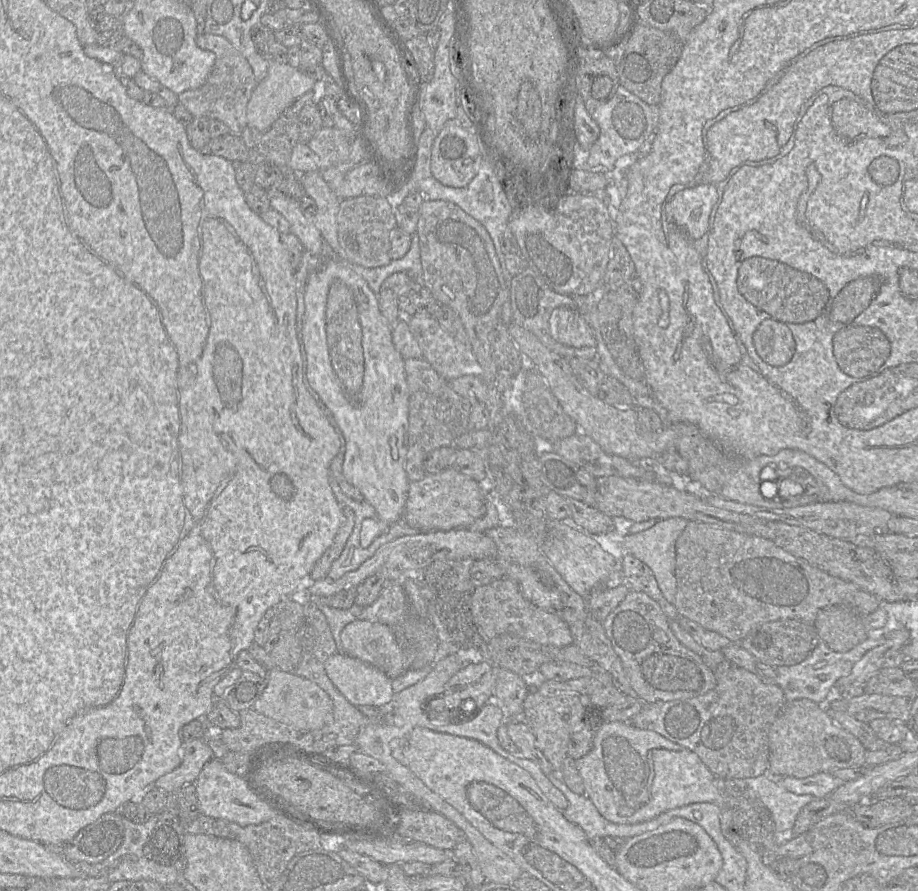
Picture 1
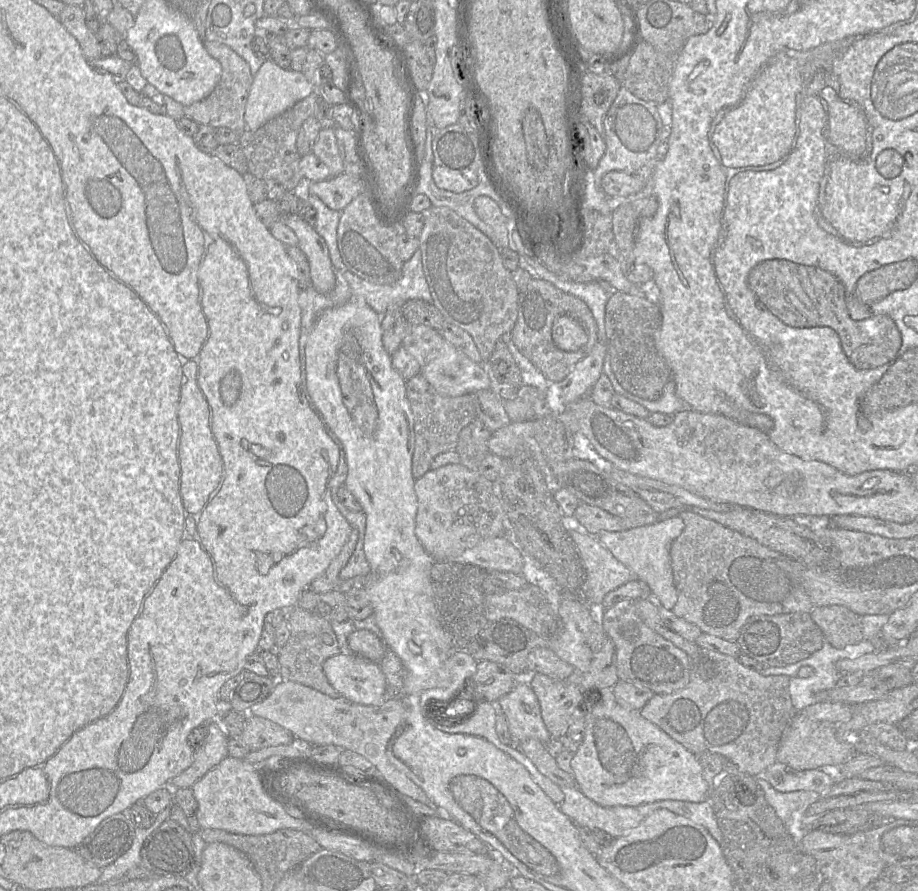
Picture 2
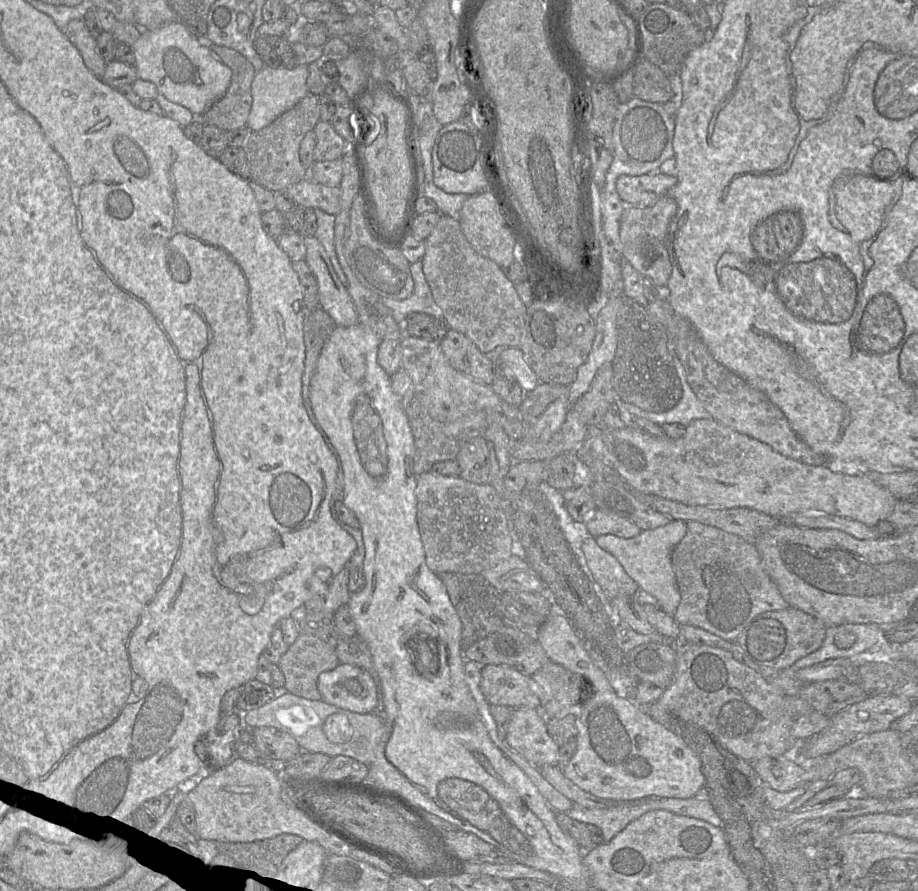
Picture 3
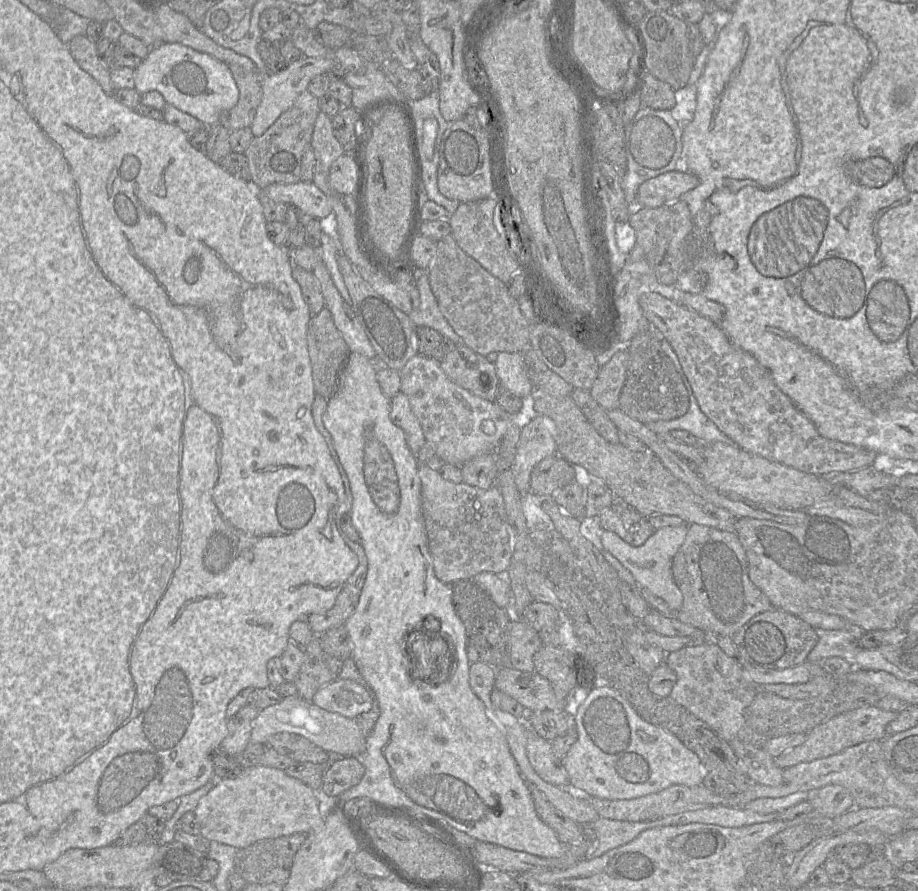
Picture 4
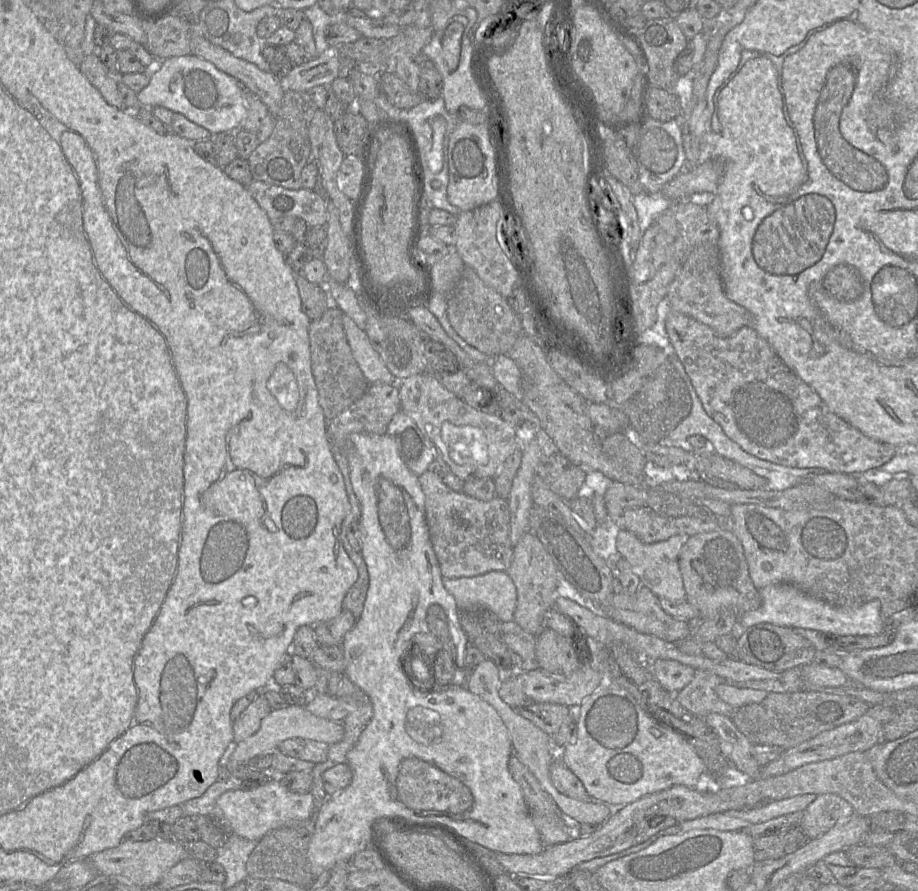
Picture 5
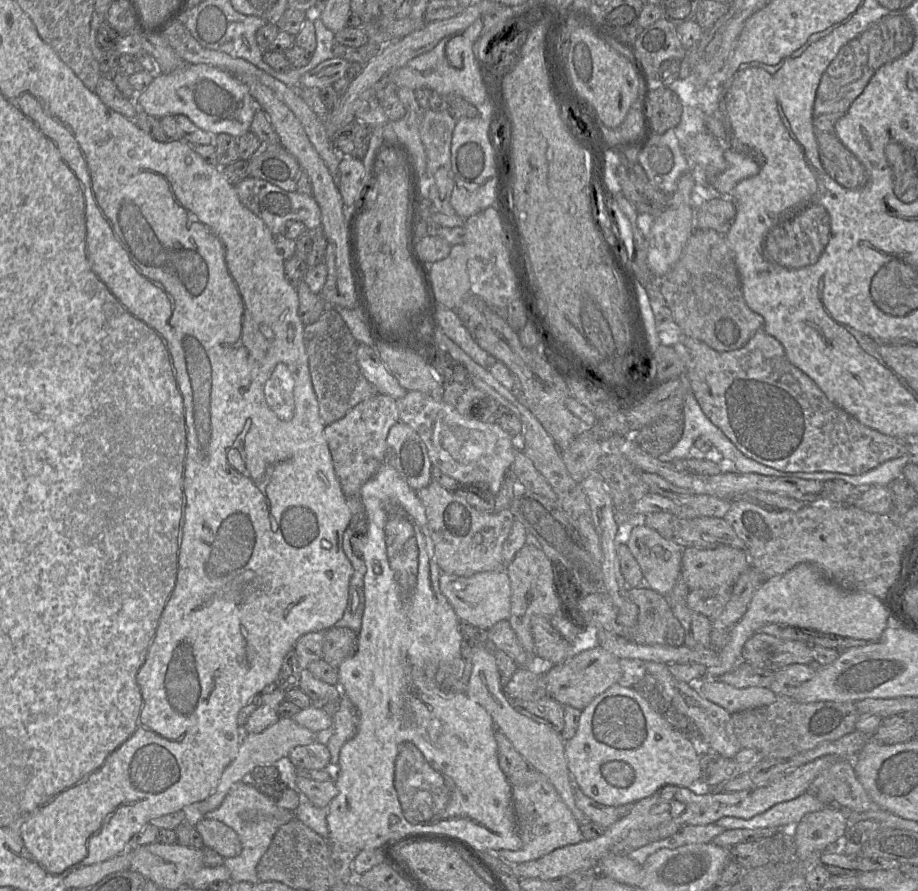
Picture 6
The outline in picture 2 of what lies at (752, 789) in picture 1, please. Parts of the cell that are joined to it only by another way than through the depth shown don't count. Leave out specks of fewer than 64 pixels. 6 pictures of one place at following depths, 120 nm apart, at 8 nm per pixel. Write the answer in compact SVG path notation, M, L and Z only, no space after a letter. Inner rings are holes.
M764 777L756 778L756 782L764 792L766 801L775 810L776 815L781 819L798 848L798 843L807 832L806 811L808 807L813 802L819 800L822 795L814 791L779 792Z

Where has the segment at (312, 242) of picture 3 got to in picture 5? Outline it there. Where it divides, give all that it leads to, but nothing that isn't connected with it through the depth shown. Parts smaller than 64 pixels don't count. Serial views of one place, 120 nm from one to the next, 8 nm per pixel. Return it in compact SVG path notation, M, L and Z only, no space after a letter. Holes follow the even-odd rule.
M343 313L342 322L352 355L366 380L369 383L397 384L397 379L391 374L371 345L366 332L359 329L345 313Z

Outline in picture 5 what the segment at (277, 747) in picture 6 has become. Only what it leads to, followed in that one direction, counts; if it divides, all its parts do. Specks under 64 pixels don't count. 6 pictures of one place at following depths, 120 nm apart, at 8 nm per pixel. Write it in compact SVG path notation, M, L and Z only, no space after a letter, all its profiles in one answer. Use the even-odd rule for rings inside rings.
M289 705L283 709L272 710L262 719L256 733L237 744L233 744L223 761L223 768L225 772L230 773L239 766L246 765L249 759L259 754L275 752L278 744L286 739L303 738L331 745L341 741L343 736L344 726L342 722L318 717L308 711L305 706Z

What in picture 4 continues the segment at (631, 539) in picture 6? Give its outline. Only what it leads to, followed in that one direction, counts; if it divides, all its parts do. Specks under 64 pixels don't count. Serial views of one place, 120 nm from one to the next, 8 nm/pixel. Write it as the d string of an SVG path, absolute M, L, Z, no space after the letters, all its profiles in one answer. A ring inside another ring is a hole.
M686 524L660 528L655 530L643 545L636 547L628 544L616 533L605 530L601 541L603 547L630 571L638 586L646 588L652 594L662 598L672 610L678 611L683 604L683 595L674 580L672 562L687 532Z

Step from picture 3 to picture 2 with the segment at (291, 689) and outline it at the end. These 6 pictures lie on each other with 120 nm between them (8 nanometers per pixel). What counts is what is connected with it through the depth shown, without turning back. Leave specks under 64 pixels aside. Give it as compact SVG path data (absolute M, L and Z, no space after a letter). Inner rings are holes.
M299 606L286 610L286 620L290 629L290 638L283 647L276 650L279 661L278 679L300 683L334 699L342 697L329 683L323 671L324 662L340 653L331 622Z

